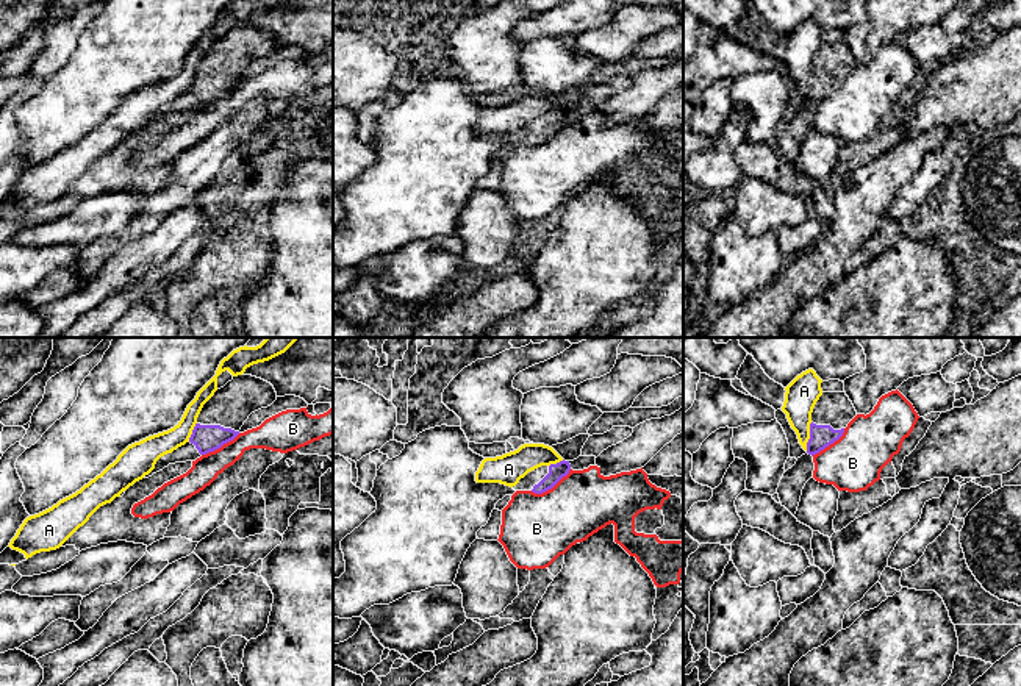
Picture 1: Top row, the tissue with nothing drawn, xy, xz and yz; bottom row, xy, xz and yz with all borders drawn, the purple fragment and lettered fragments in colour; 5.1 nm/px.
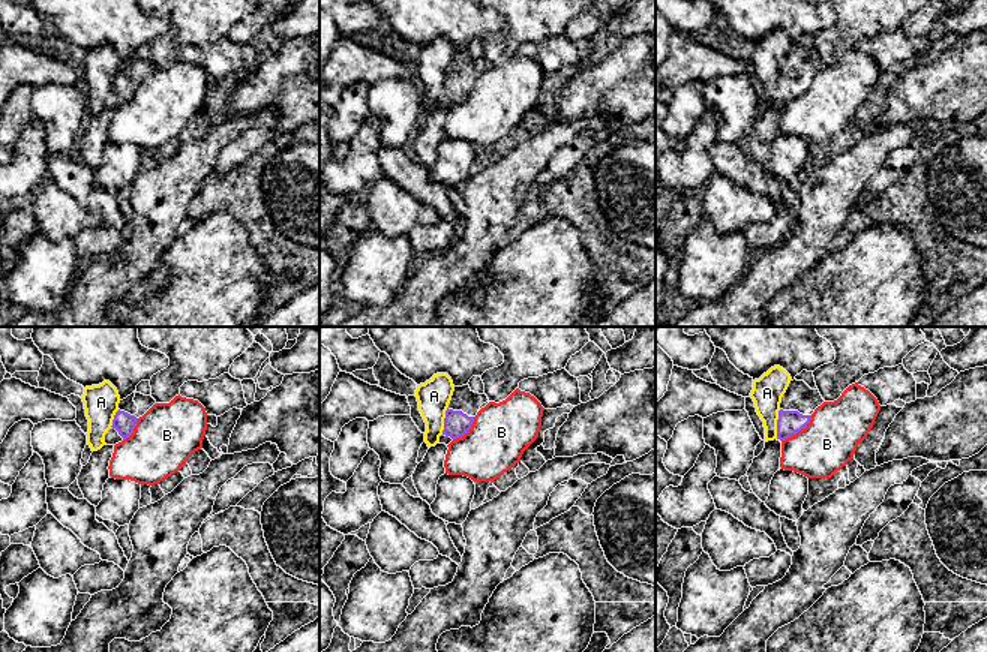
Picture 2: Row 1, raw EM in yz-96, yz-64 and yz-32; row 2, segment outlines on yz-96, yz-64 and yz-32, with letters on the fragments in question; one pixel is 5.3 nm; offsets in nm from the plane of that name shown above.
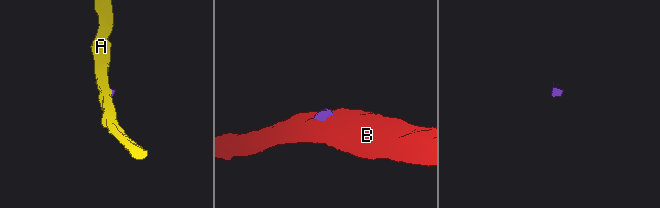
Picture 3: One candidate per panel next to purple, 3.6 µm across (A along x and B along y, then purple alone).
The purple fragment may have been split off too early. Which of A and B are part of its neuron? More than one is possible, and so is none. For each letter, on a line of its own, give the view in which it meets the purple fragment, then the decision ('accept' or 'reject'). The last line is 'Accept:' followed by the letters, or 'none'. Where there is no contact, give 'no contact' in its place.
A: contact in yz; reject
B: contact in xz; reject
Accept: none

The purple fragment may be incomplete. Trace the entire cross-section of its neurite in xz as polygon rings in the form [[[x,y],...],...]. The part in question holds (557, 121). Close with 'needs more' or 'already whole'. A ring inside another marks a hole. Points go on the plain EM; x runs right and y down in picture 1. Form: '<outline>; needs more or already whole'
[[[560,111],[550,116],[541,116],[528,122],[524,128],[519,130],[514,141],[532,141],[535,144],[543,144],[552,139],[563,127],[571,120],[569,111]]]; needs more

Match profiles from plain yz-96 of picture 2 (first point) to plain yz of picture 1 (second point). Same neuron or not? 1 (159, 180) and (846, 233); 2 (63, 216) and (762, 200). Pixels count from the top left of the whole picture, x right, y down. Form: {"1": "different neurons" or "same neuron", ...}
{"1": "same neuron", "2": "same neuron"}

